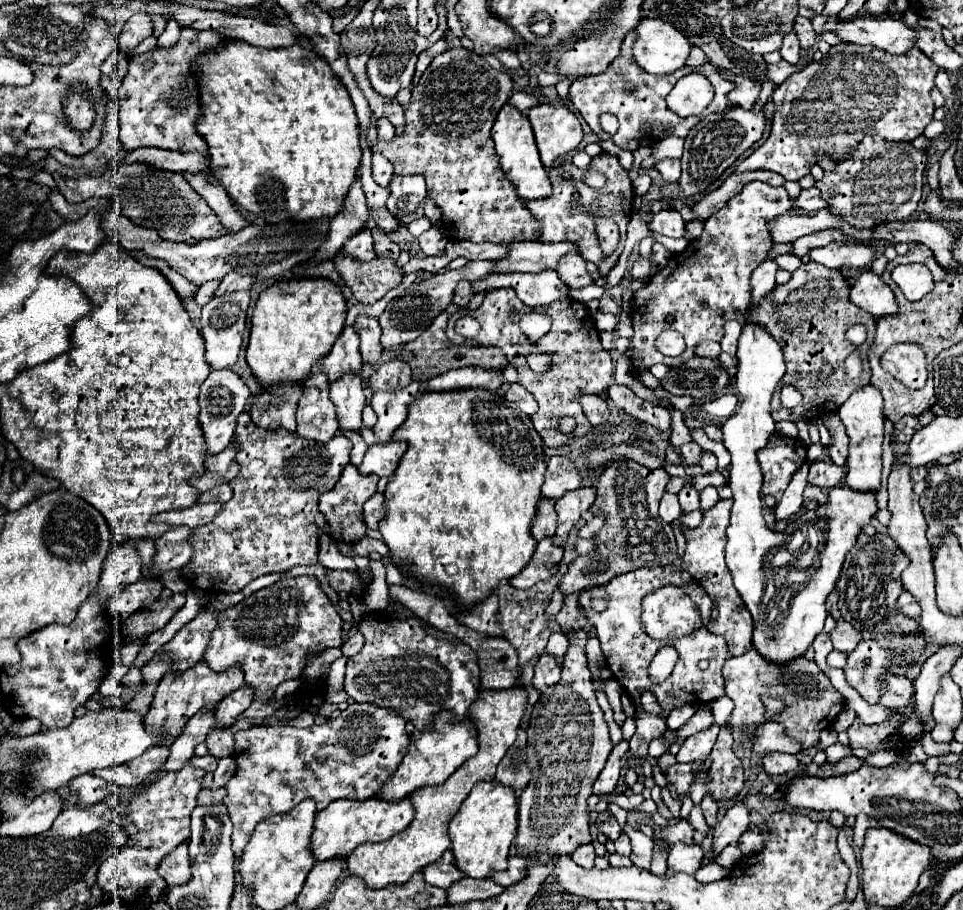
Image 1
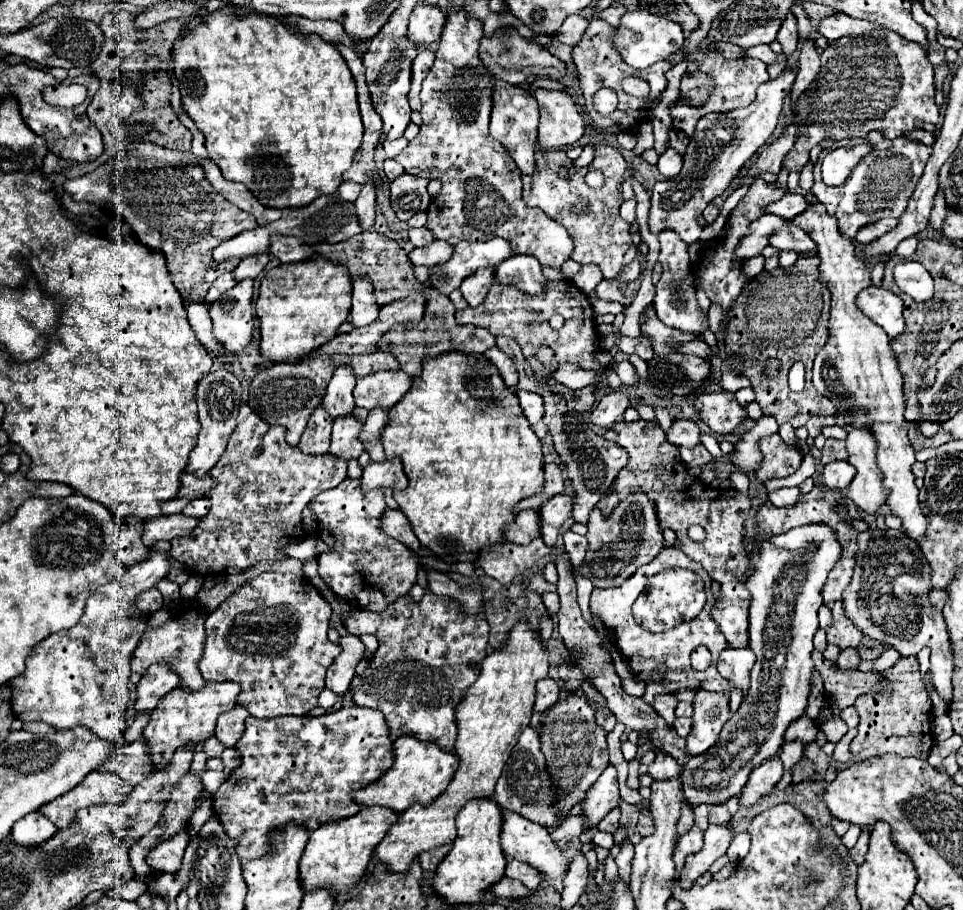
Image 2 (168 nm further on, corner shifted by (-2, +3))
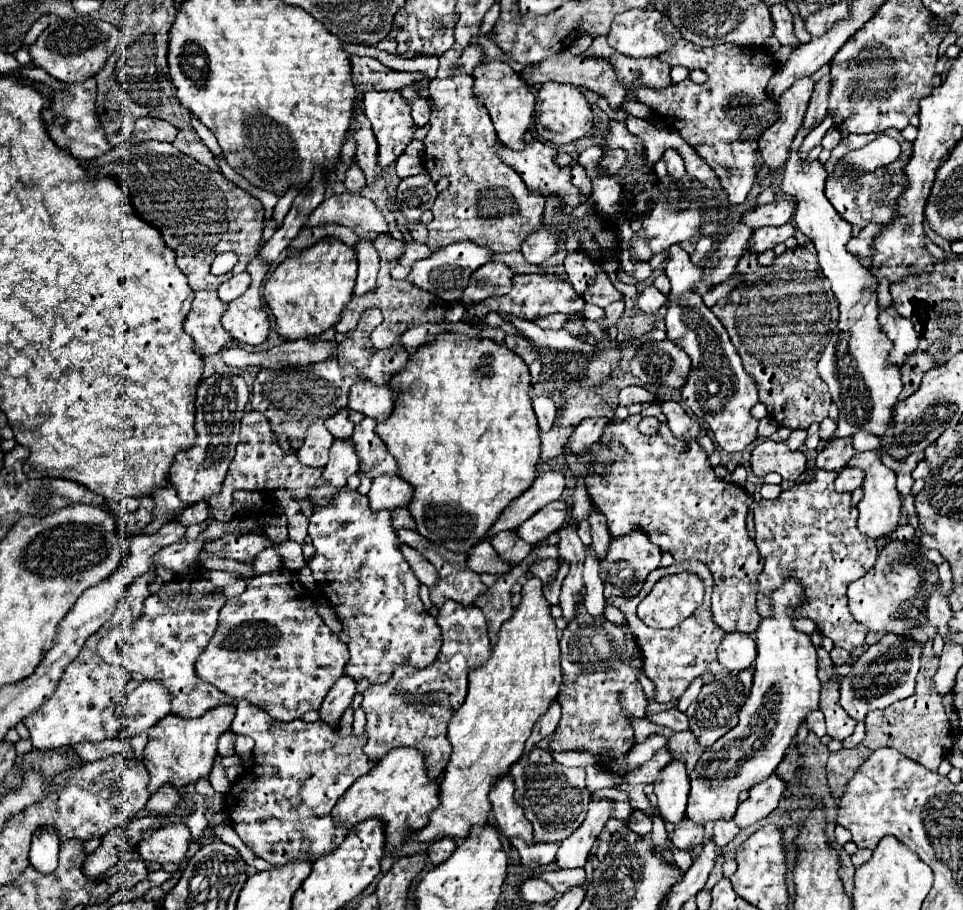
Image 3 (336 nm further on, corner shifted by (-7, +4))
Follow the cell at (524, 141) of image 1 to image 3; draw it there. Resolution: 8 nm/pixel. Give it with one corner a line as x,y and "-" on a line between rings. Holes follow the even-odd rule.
485,59
473,69
471,75
475,79
473,95
489,111
499,141
515,151
521,151
525,147
523,135
533,123
533,111
535,111
535,95
529,91
529,85
511,69
511,65
497,59

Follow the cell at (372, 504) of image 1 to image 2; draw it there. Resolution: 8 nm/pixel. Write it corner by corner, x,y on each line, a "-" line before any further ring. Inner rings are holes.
386,508
384,514
382,514
382,518
380,518
380,530
382,530
384,534
388,534
388,536
400,540
400,542
406,544
408,548
414,548
414,546
416,546
416,552
418,552
420,556
428,556
428,554
430,554
428,550
422,550
422,548
420,548
420,544
418,544
418,540
416,540
416,536
414,536
414,532
412,532
412,528
410,528
406,516
404,516
400,510

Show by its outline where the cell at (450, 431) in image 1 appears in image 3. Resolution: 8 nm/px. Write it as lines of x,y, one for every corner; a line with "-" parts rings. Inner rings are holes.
441,333
435,339
423,343
417,347
417,351
413,353
413,357
407,359
405,367
399,369
399,373
395,373
391,377
391,387
395,387
397,395
395,395
395,407
393,413
387,421
379,423
375,427
375,433
383,439
383,443
387,445
389,453
397,459
399,465
399,477
407,479
407,483
413,487
413,499
409,503
409,513
417,523
417,533
421,533
425,539
445,545
451,551
461,551
467,553
471,547
475,547
485,533
489,531
491,523
495,523
495,519
501,515
501,511
513,501
517,499
527,487
531,487
531,483
535,481
537,475
537,461
539,461
539,453
541,453
541,441
539,441
539,425
531,407
531,397
529,397
529,389
531,389
531,375
527,373
527,365
525,361
515,355
513,351
509,351
505,345
499,345
491,339
485,337
471,337
471,335
459,335
459,333

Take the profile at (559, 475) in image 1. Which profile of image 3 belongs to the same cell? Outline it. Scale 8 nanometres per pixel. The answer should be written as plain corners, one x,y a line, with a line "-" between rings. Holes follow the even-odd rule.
543,471
541,475
537,475
533,485
523,495
519,495
507,509
503,509
503,513
499,515
499,519
493,523
493,527
487,531
485,537
491,539
501,531
511,531
519,527
519,523
529,519
547,503
561,499
563,489
565,477
559,471

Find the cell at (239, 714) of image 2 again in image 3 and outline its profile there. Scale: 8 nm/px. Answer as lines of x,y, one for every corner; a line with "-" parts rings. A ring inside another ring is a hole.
227,731
227,735
219,737
219,755
221,757
235,755
235,733

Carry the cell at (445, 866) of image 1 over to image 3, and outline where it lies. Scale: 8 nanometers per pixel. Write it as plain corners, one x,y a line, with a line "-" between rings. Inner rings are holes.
443,837
443,839
439,839
439,841
435,841
435,843
429,845
427,855
429,855
429,859
431,859
433,865
439,865
439,863
443,863
453,851
455,851
455,839

